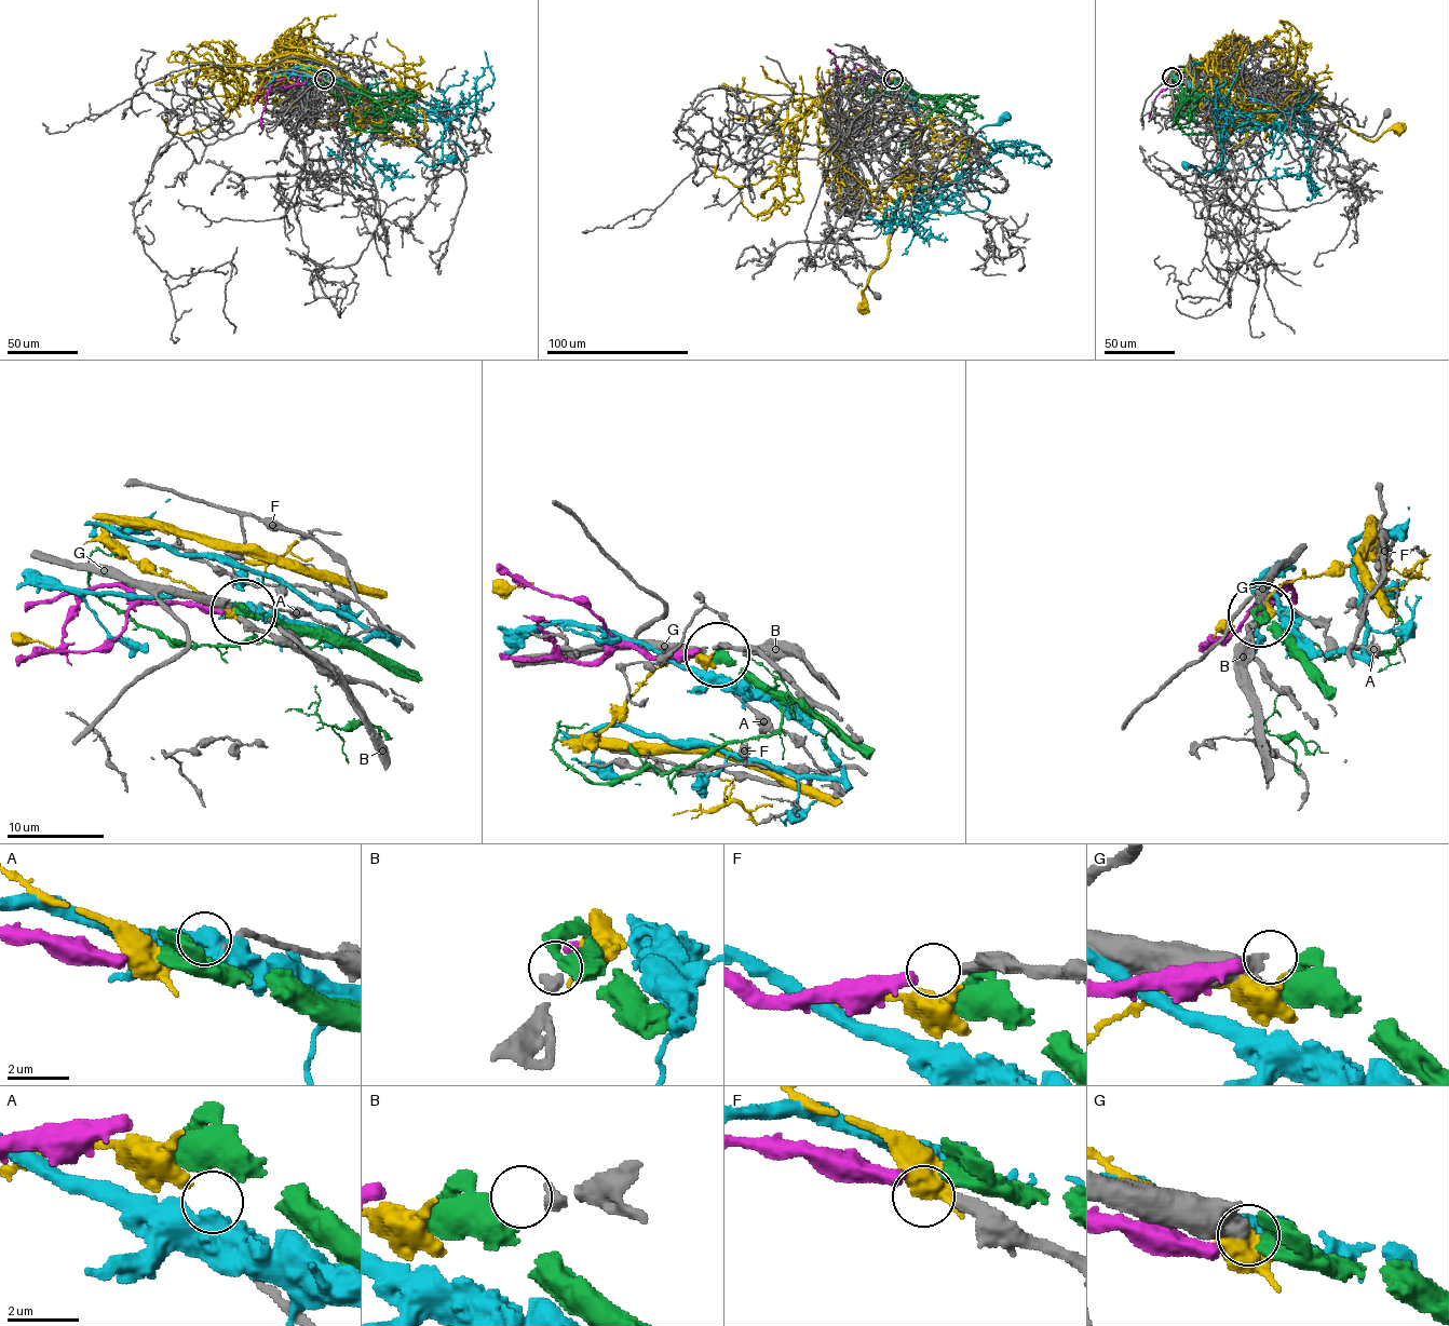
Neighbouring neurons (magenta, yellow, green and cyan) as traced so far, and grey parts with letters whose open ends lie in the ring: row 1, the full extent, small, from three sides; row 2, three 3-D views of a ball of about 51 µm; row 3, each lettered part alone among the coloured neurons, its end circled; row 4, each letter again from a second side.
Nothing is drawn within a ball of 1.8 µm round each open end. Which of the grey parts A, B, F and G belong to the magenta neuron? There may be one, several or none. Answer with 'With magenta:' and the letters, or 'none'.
With magenta: F

